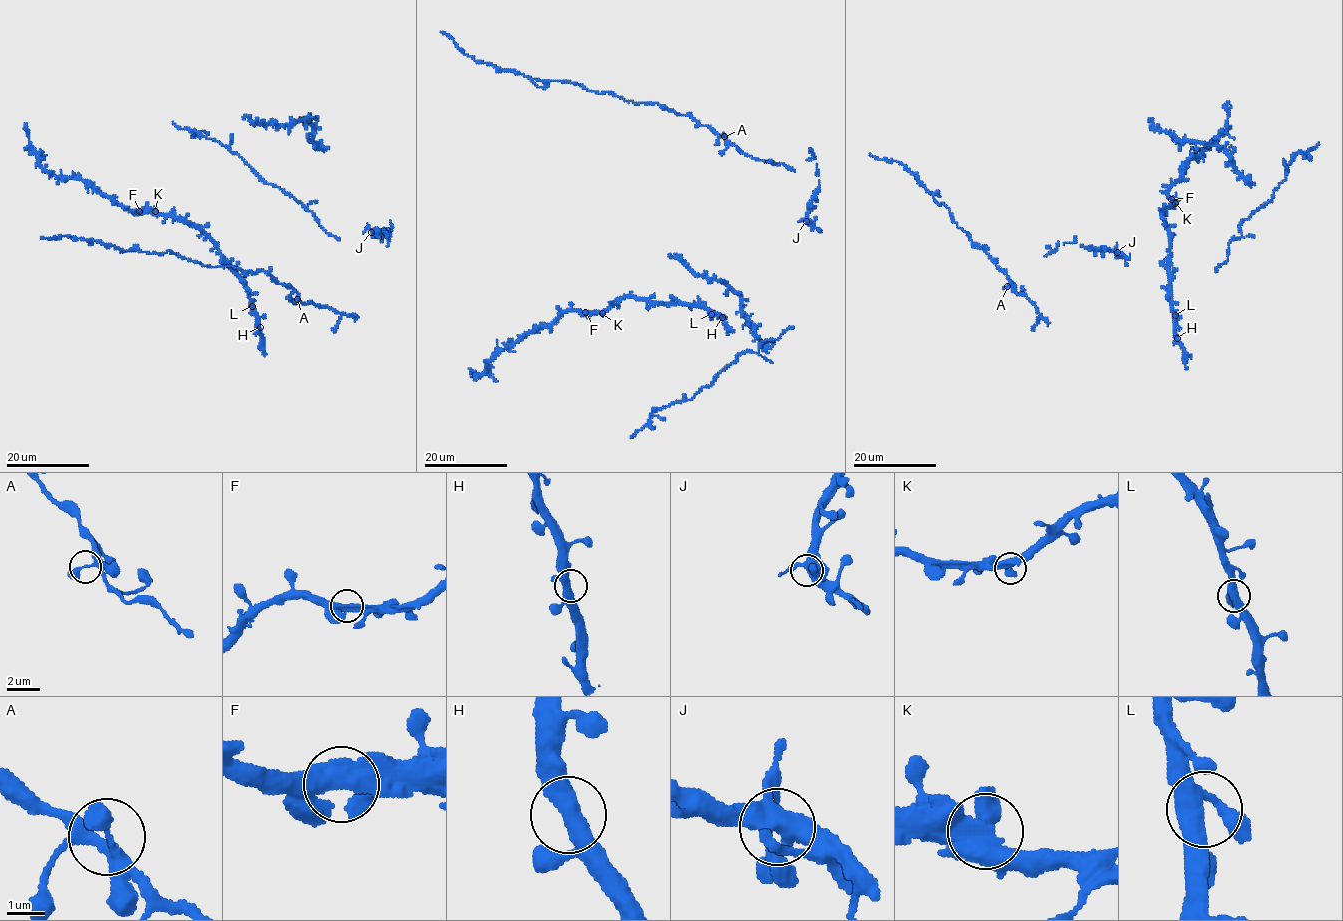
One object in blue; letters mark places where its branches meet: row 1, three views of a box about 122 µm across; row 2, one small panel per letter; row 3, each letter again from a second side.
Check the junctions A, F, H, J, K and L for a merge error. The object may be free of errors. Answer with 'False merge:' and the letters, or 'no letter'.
False merge: no letter

